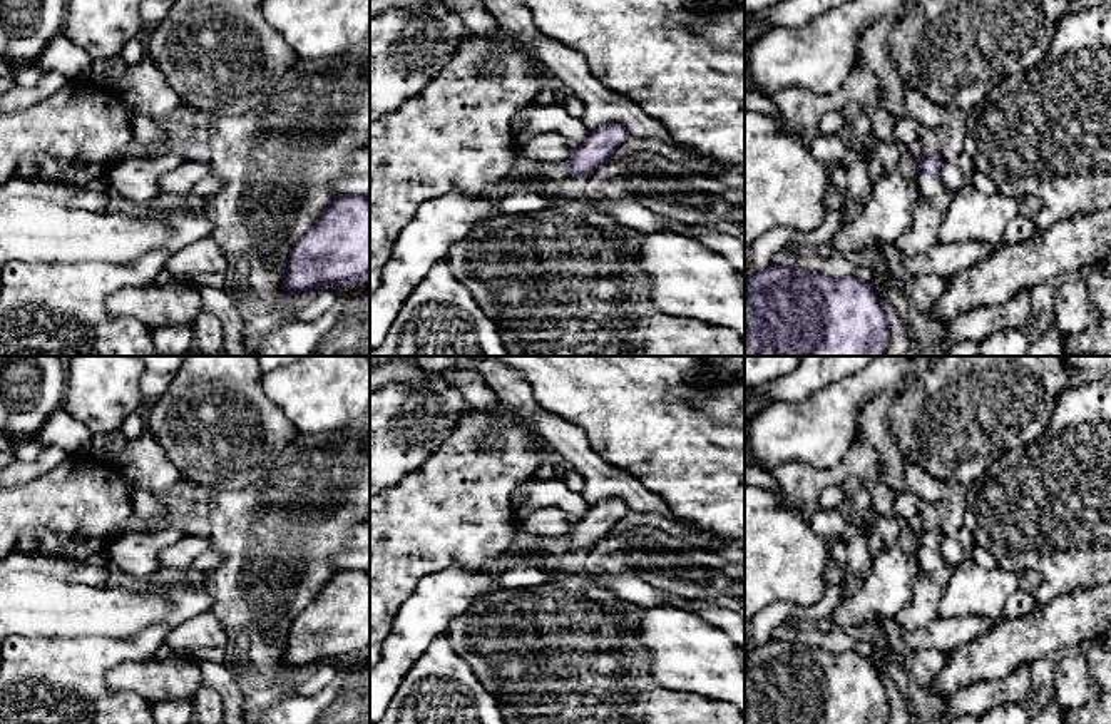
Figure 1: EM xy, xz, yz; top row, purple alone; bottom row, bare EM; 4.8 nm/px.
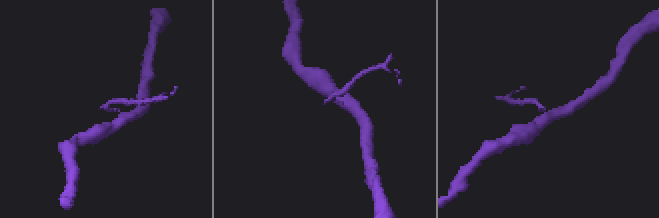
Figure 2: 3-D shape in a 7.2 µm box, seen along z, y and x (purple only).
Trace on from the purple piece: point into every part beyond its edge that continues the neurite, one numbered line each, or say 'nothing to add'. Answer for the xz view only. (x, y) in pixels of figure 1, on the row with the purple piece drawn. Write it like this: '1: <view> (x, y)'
nothing to add

